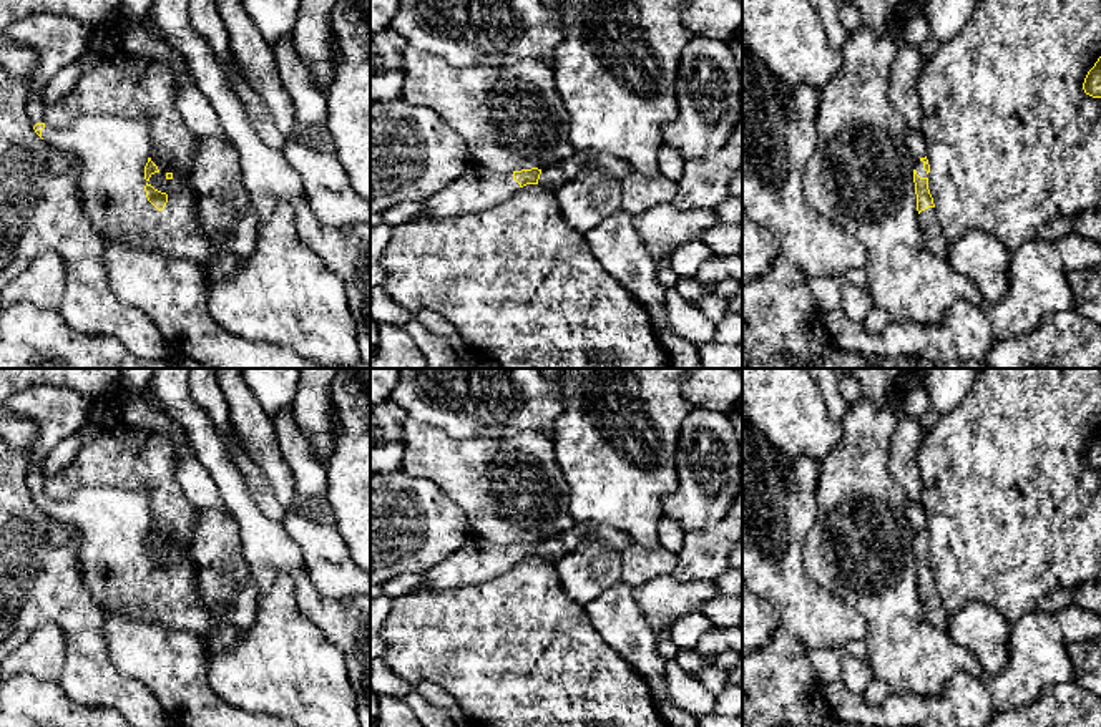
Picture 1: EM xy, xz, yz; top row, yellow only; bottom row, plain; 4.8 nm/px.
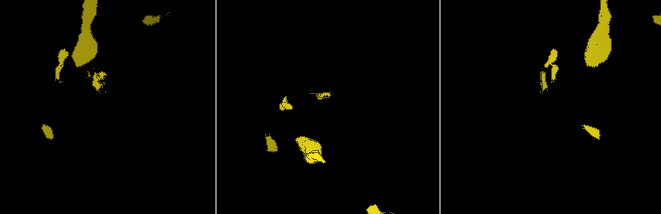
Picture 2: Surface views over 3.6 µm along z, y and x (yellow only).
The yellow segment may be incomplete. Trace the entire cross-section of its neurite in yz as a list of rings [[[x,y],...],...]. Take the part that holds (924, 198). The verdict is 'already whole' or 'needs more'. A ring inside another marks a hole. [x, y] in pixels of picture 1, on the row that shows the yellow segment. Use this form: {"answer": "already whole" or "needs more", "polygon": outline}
{"answer": "needs more", "polygon": [[[927,156],[920,158],[913,169],[920,234],[930,254],[938,259],[947,259],[950,241],[943,236],[935,212],[933,198],[928,189],[928,173],[930,164]]]}

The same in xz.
{"answer": "needs more", "polygon": [[[576,153],[570,159],[546,169],[521,169],[497,173],[483,164],[472,163],[467,171],[425,201],[402,201],[387,209],[384,224],[397,227],[417,217],[448,217],[477,214],[495,207],[526,184],[541,184],[551,191],[571,181],[588,163],[604,173],[623,178],[633,171],[624,159],[604,153]]]}

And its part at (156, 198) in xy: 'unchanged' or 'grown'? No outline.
grown

